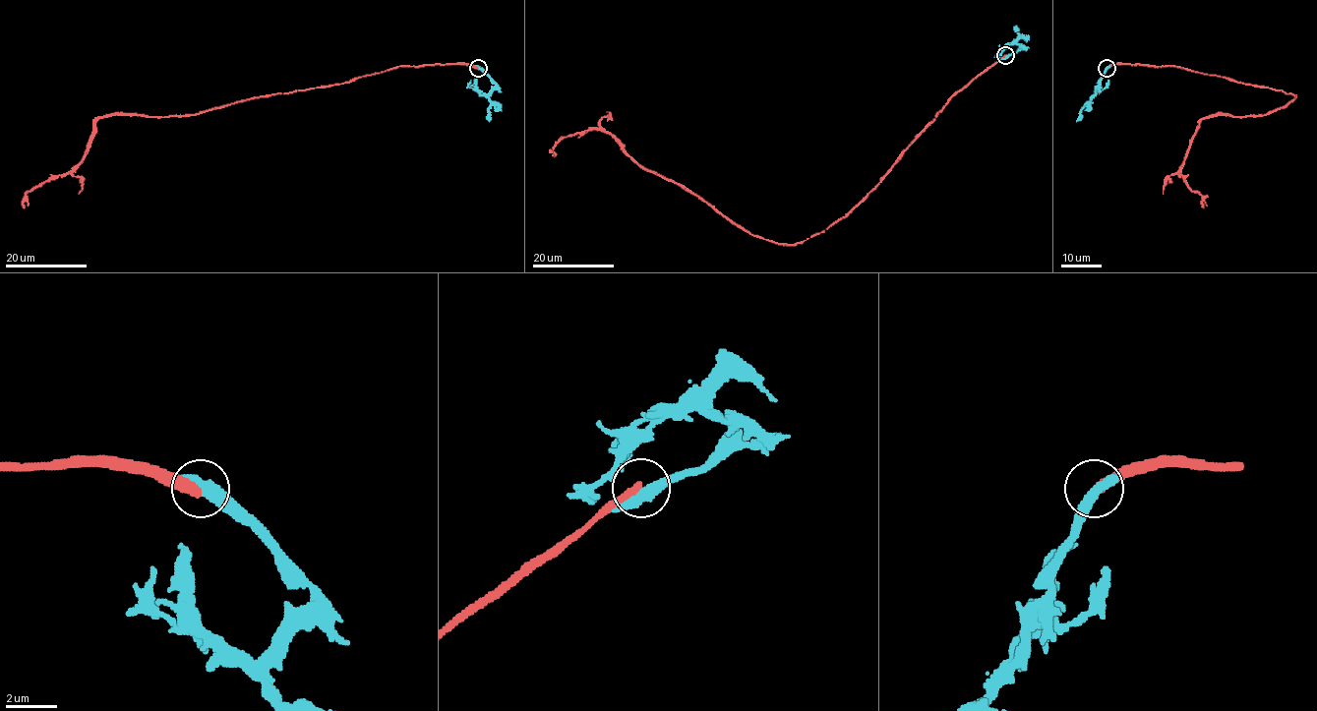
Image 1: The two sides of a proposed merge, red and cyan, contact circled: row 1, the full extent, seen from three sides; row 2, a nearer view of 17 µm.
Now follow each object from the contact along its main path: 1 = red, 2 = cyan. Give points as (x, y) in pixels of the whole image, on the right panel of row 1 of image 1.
1: (1107, 67), (1175, 65), (1295, 96), (1265, 115), (1212, 114), (1199, 123), (1180, 170), (1204, 207)
2: (1107, 67), (1098, 89), (1076, 121)

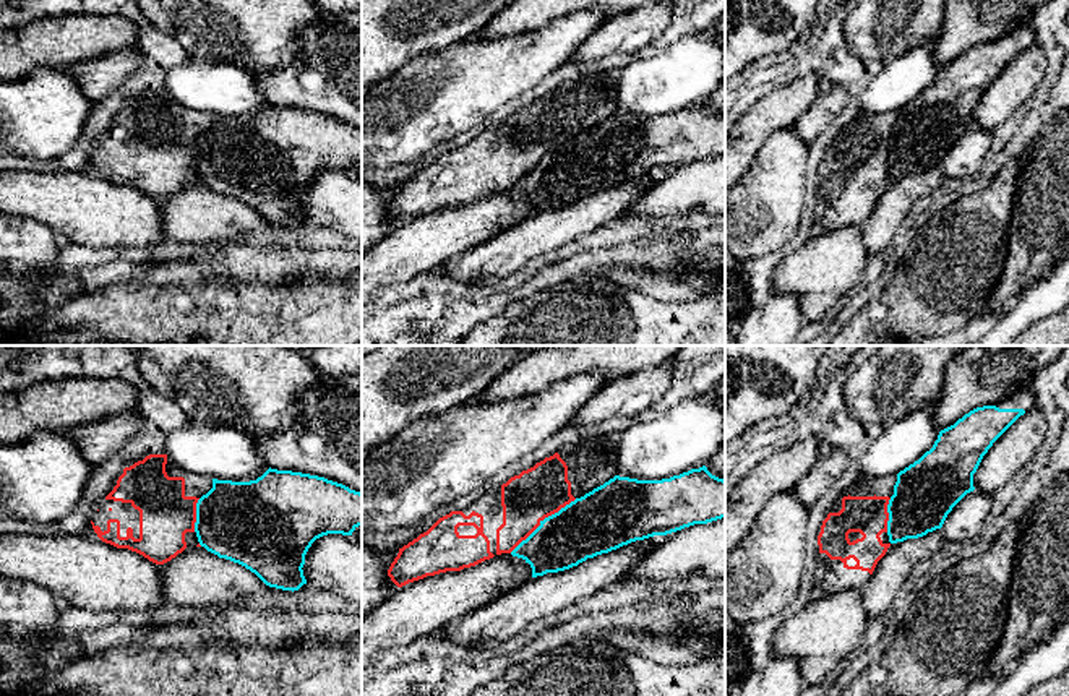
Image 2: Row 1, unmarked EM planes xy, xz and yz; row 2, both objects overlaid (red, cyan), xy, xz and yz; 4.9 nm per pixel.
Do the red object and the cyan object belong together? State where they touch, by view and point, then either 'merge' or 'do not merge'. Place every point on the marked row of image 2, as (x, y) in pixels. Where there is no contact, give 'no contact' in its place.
meets red in xz at (542, 519); do not merge

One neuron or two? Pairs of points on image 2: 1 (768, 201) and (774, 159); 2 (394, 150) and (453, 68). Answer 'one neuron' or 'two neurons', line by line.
1: one neuron
2: one neuron

